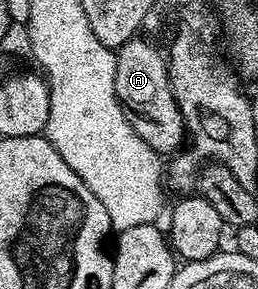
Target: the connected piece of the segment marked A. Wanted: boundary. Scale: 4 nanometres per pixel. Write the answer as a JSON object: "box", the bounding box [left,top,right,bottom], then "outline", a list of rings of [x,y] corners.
{"box":[115,35,186,155],"outline":[[[141,35],[133,37],[116,50],[115,95],[125,108],[127,119],[139,139],[143,139],[143,143],[150,145],[159,154],[173,155],[182,148],[181,140],[186,140],[185,120],[171,91],[166,54],[162,50],[160,53],[143,38]]]}

